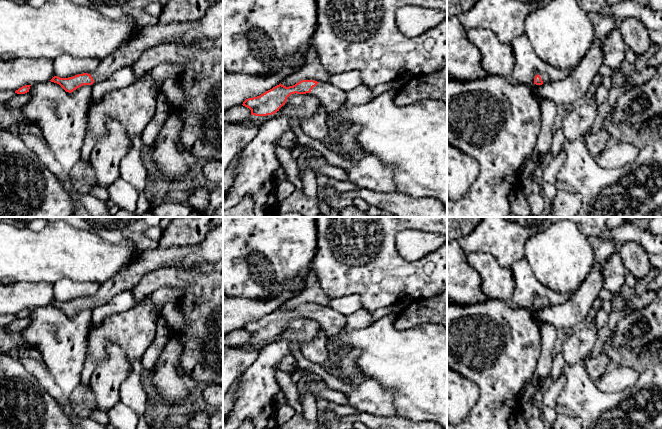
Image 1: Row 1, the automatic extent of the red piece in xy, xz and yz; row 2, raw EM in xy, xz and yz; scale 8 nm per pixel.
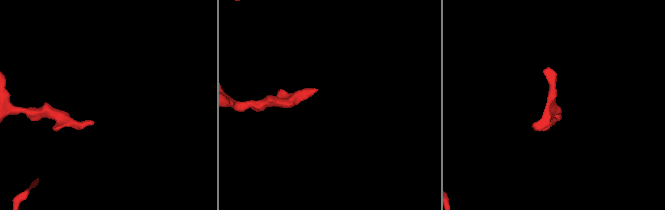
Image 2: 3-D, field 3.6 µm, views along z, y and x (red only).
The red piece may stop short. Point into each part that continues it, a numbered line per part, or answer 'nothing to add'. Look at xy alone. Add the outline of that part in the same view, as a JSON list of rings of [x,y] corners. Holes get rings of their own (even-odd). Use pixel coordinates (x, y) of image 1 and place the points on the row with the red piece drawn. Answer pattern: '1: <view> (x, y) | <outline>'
1: xy (210, 26) | [[[223,0],[212,5],[199,20],[185,23],[162,24],[140,27],[124,46],[104,58],[91,73],[94,83],[105,81],[118,69],[135,63],[141,54],[166,42],[190,44],[203,39],[223,36]]]

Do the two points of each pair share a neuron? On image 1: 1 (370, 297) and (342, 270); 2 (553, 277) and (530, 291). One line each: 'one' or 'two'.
1: one
2: two

